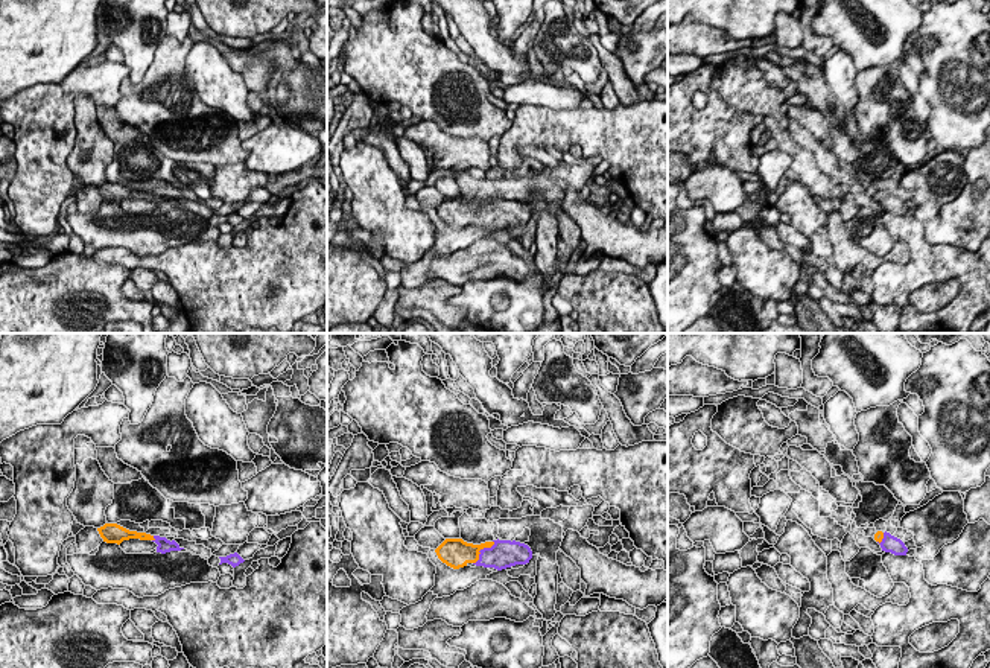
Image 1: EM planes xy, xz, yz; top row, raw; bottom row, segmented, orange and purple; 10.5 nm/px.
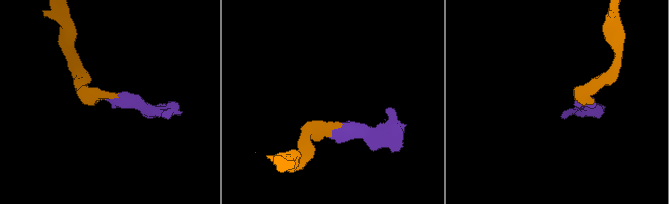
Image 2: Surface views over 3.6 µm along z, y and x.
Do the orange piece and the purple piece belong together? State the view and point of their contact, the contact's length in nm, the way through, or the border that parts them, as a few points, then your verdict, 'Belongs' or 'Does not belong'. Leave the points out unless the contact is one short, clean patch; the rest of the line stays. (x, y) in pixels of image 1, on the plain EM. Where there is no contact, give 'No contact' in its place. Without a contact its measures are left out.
Touches orange at xz (481, 207). Shared border 340 nm. Path across: xz (458, 212), (481, 207), (487, 213), (502, 213). Belongs

